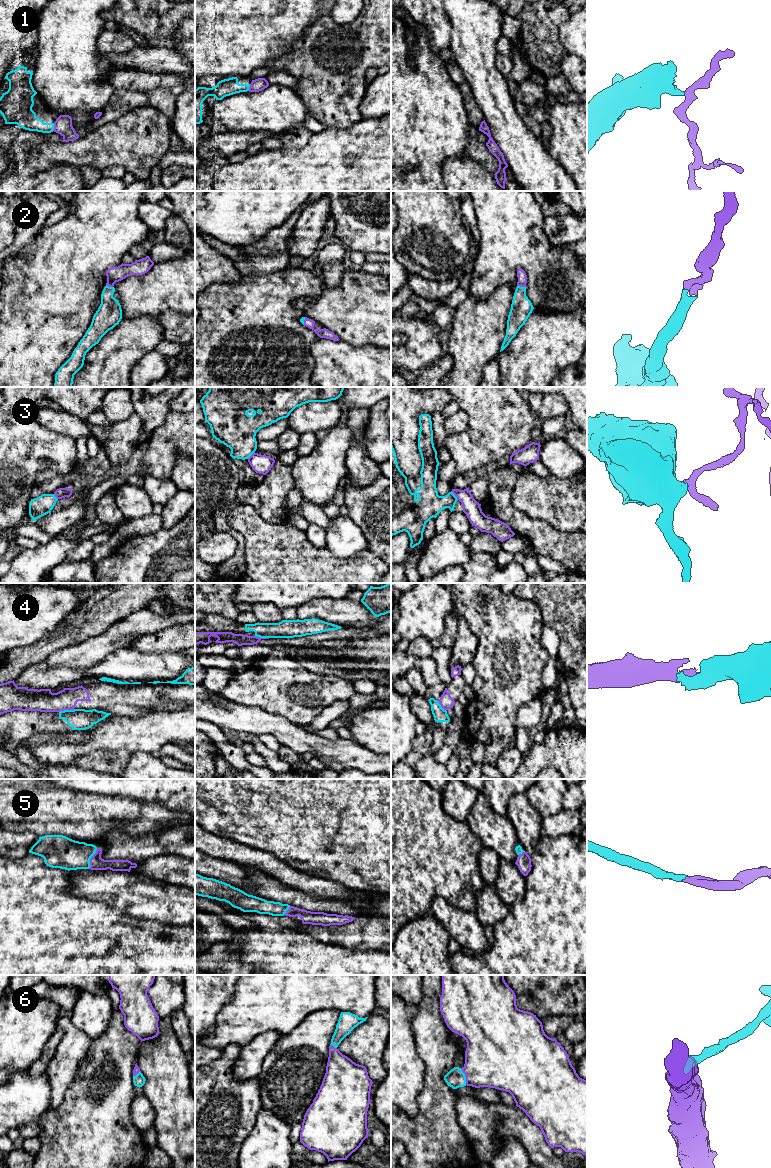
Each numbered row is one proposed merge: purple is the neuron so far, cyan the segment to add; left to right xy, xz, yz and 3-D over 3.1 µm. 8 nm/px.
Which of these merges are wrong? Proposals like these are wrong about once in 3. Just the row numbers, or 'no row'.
1, 3, 4

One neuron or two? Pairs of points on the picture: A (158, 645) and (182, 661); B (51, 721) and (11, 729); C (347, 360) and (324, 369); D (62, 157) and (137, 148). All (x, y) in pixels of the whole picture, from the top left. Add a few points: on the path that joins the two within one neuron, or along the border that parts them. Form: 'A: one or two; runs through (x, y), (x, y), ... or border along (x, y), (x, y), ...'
A: two; border along (179, 651), (144, 652)
B: one; runs through (41, 722), (30, 722), (21, 725)
C: one; runs through (343, 366), (340, 369), (330, 369)
D: one; runs through (81, 152), (88, 149), (118, 148)

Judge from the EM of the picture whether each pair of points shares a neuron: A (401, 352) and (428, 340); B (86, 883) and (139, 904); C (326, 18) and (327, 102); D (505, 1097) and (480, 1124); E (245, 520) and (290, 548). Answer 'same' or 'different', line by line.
A: same
B: same
C: same
D: different
E: same

